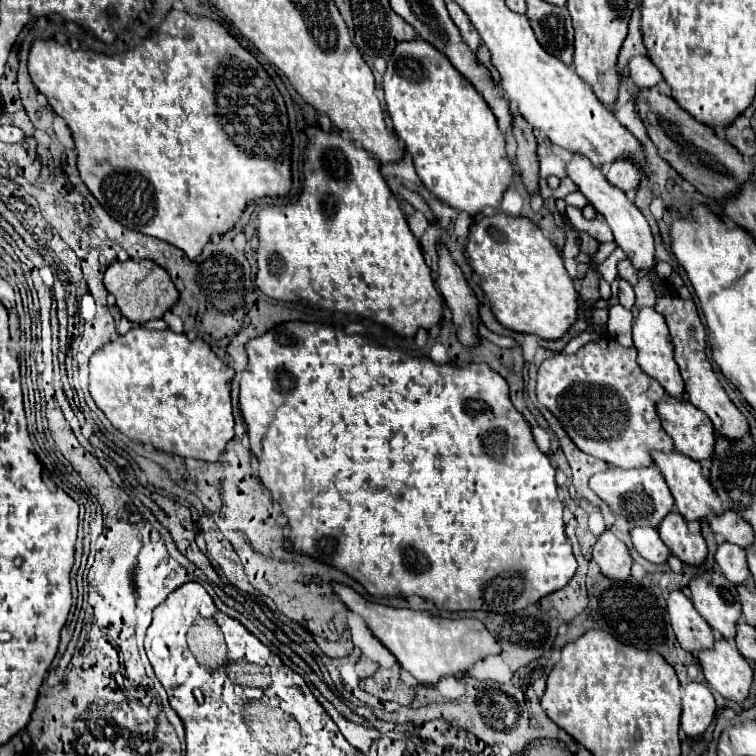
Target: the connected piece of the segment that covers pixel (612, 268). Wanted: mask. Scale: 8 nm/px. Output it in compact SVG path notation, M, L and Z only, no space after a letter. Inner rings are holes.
M617 247L617 250L611 252L611 254L607 256L607 260L605 260L601 266L596 266L595 269L601 272L601 276L603 276L607 282L613 282L613 278L617 276L617 262L621 262L623 258L625 258L623 250Z

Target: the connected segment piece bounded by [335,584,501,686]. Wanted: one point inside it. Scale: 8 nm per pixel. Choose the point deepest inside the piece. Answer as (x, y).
(429, 648)

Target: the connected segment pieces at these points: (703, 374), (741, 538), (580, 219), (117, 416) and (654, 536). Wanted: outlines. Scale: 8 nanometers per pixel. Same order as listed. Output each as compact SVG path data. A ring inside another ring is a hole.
M665 288L663 296L657 298L657 306L655 310L659 314L663 314L667 326L669 326L669 332L671 332L671 338L673 338L673 346L675 346L675 360L679 364L679 370L681 370L681 378L685 380L685 390L687 390L687 396L689 396L689 402L699 408L701 412L705 412L709 416L709 420L713 422L715 426L715 432L721 436L721 438L727 438L727 440L741 440L747 432L749 432L749 426L747 426L747 420L745 416L733 406L733 402L727 398L723 386L719 384L715 372L713 372L713 366L707 358L707 334L705 334L705 326L699 318L699 312L697 312L697 306L693 300L681 300L673 290Z
M723 512L721 516L711 518L709 524L715 534L719 534L723 540L737 544L741 548L749 548L755 542L753 528L735 512Z
M574 206L566 207L566 215L572 224L581 232L585 232L600 243L614 241L613 233L606 222L597 219L587 220L582 215L579 216L579 208Z
M133 328L125 336L99 348L91 356L89 368L89 392L95 404L103 410L107 420L131 440L153 444L157 450L181 458L217 462L233 438L231 378L235 370L221 362L209 344L199 338L189 340L185 334L175 334L173 330Z
M635 528L631 532L631 540L633 540L633 546L635 550L649 562L653 564L663 564L667 562L667 556L669 556L669 550L667 546L663 544L663 540L659 538L659 534L651 528Z

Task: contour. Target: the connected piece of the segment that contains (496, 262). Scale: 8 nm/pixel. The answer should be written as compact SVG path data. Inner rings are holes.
M493 214L473 222L471 234L467 238L467 256L471 258L473 272L479 274L479 284L487 298L491 300L493 314L505 328L523 334L535 334L543 340L559 340L563 338L573 322L577 320L577 298L573 278L567 274L563 266L563 258L559 256L555 244L529 220L529 218L513 218L507 214Z

